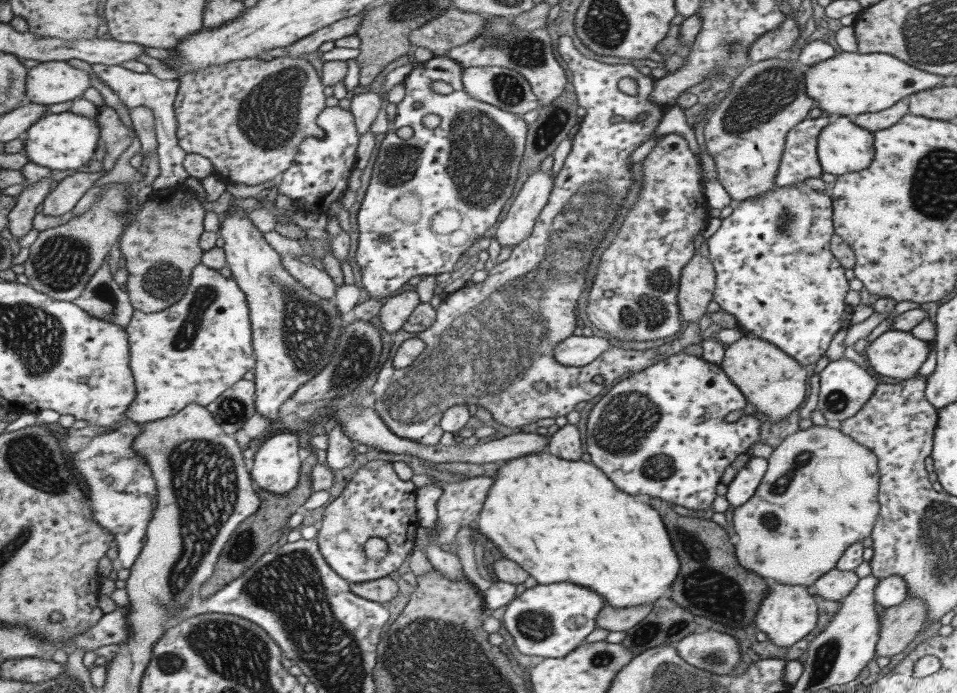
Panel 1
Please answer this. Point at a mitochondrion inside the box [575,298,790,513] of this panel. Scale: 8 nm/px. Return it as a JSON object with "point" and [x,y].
{"point":[623,427]}

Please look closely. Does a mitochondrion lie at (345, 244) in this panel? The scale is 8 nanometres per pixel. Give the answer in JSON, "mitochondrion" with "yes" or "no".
{"mitochondrion":"no"}

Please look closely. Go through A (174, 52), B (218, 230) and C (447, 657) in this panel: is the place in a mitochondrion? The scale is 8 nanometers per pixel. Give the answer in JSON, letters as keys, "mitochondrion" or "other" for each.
{"A":"other","B":"other","C":"mitochondrion"}

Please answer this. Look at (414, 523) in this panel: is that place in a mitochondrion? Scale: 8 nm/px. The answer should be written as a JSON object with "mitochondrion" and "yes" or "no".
{"mitochondrion":"no"}

